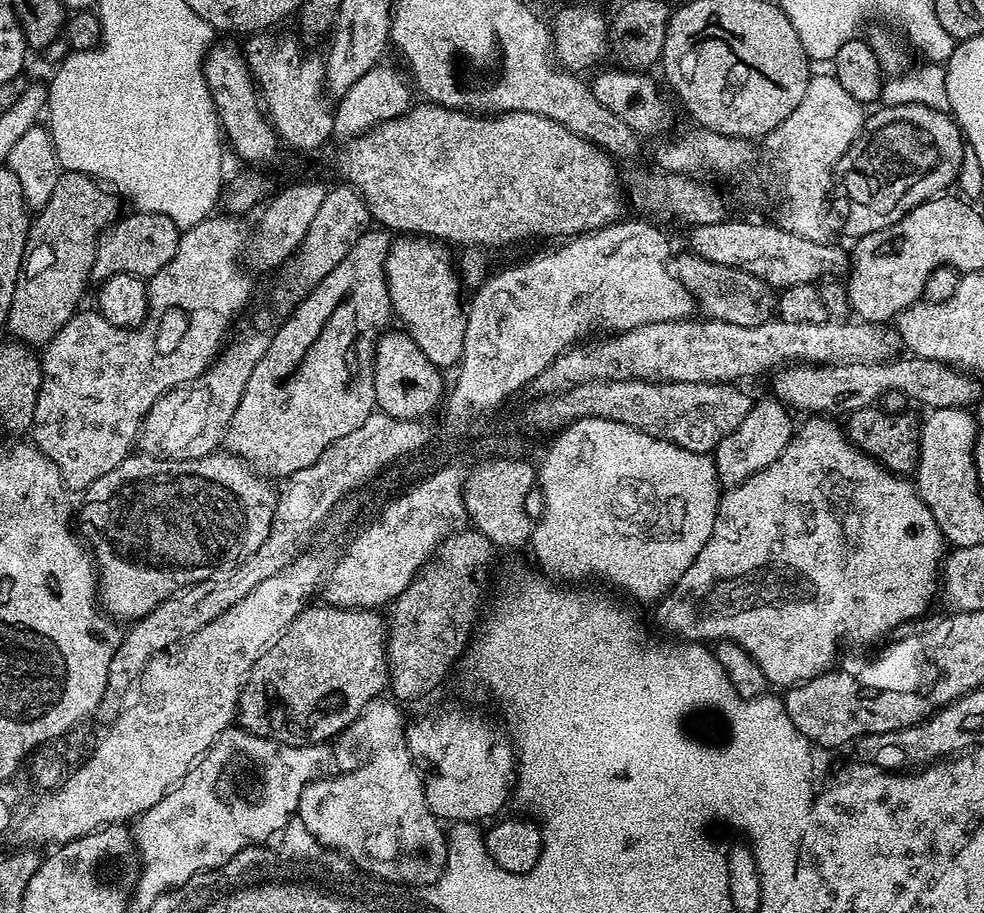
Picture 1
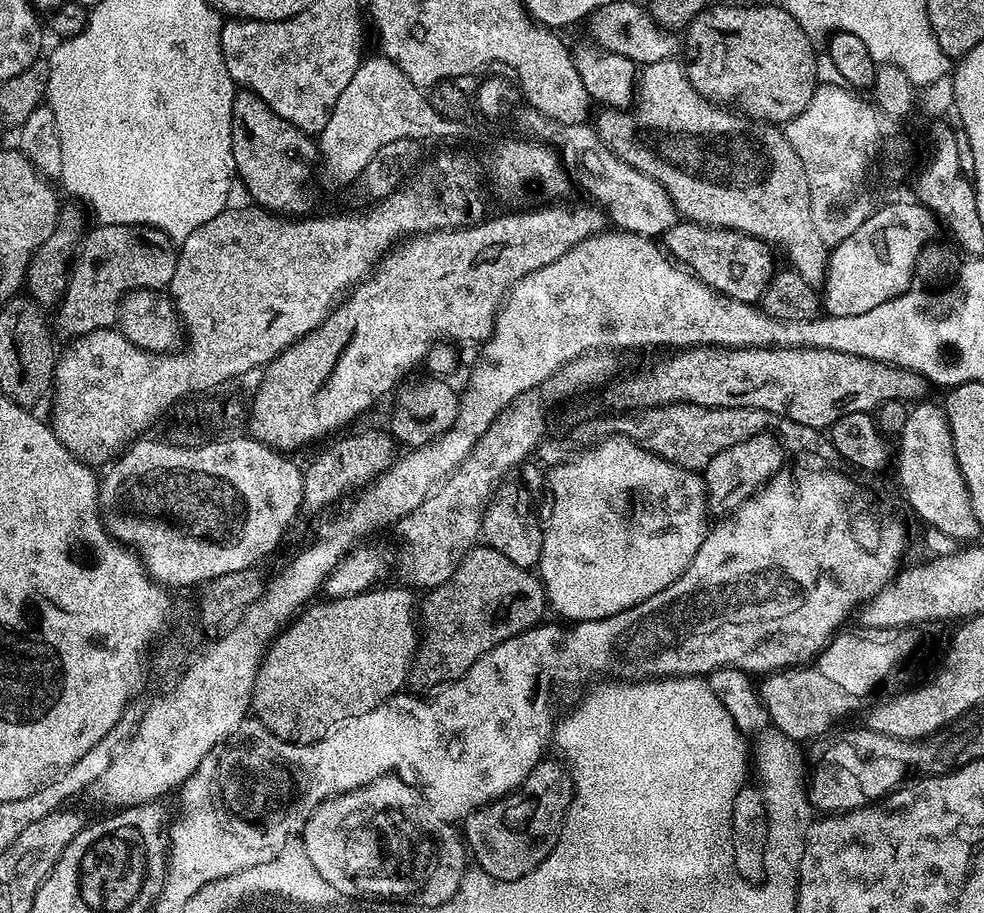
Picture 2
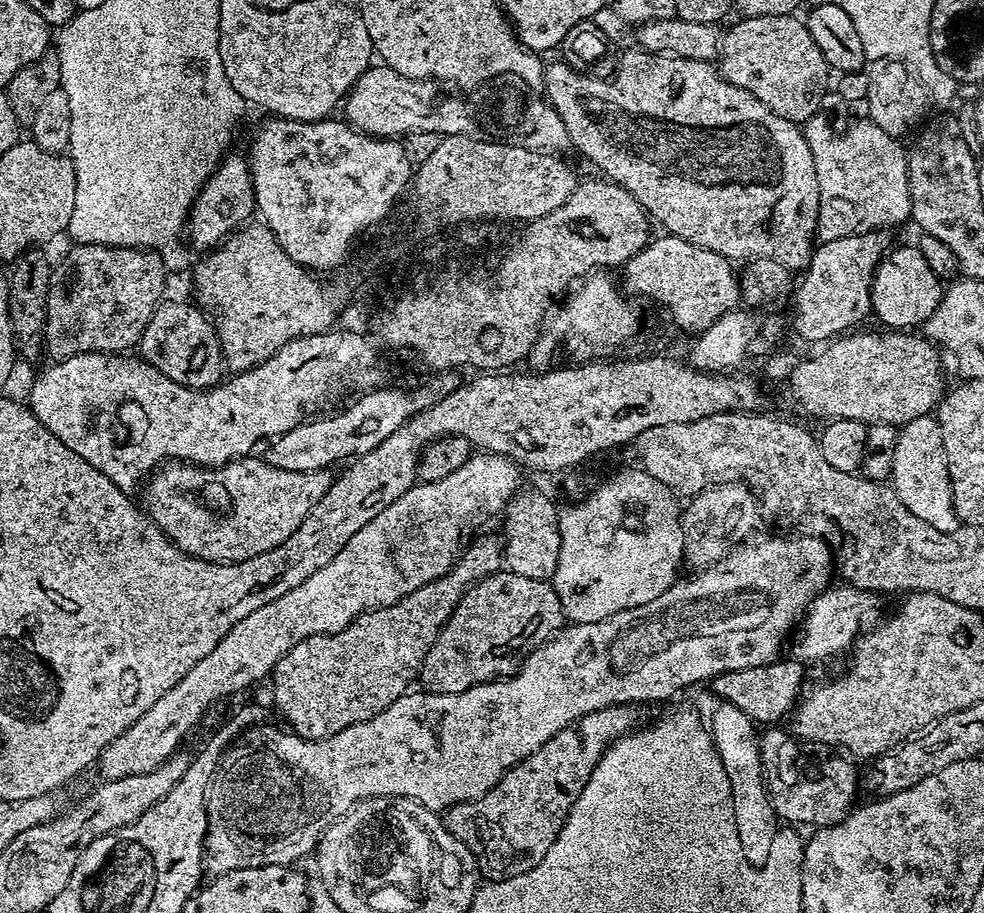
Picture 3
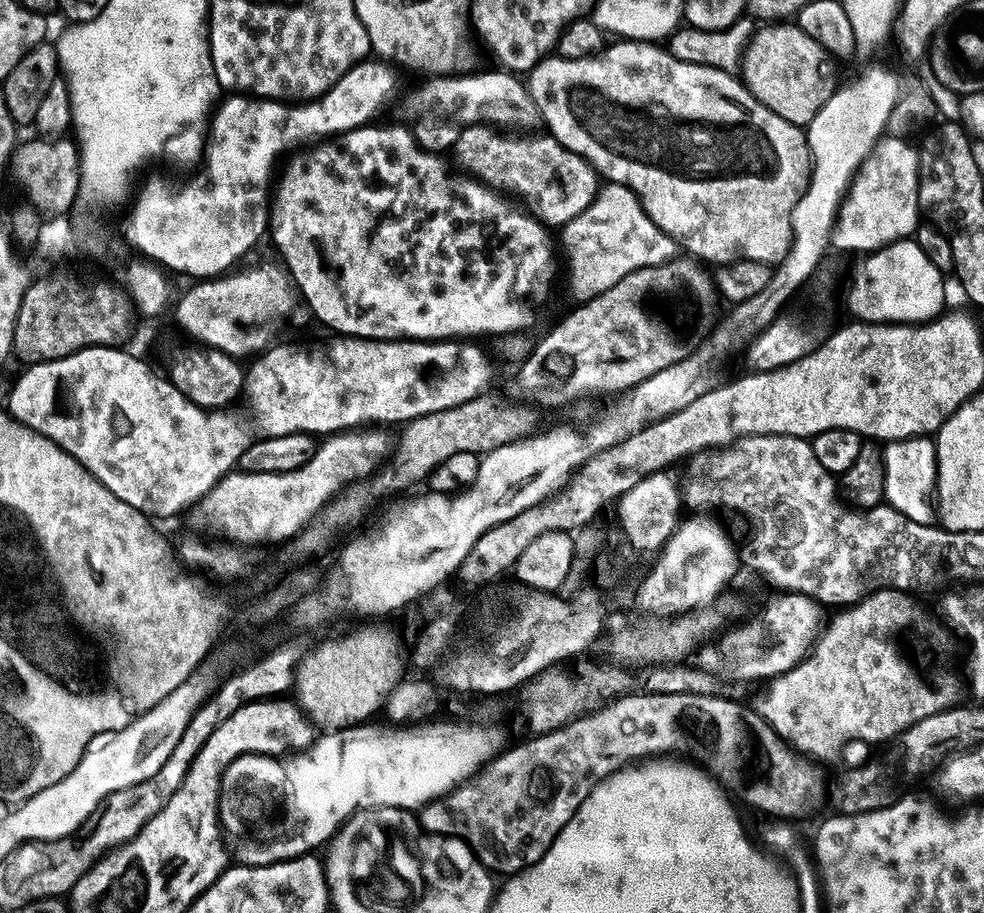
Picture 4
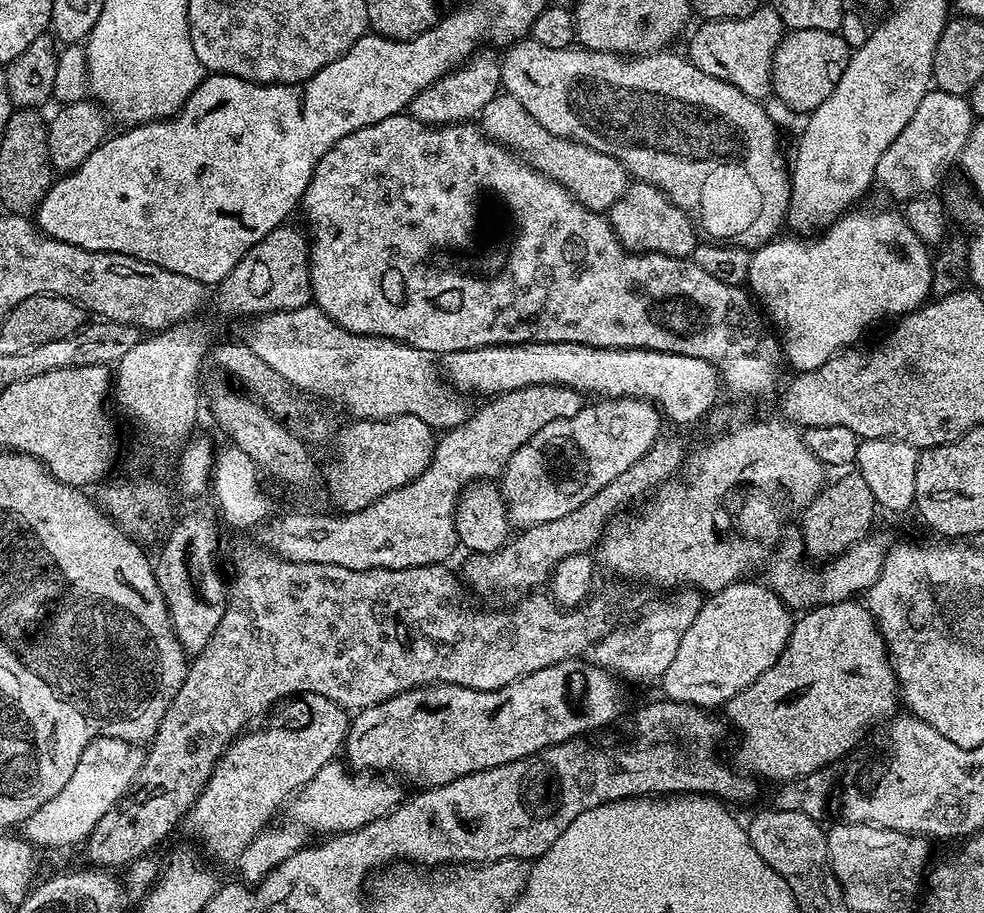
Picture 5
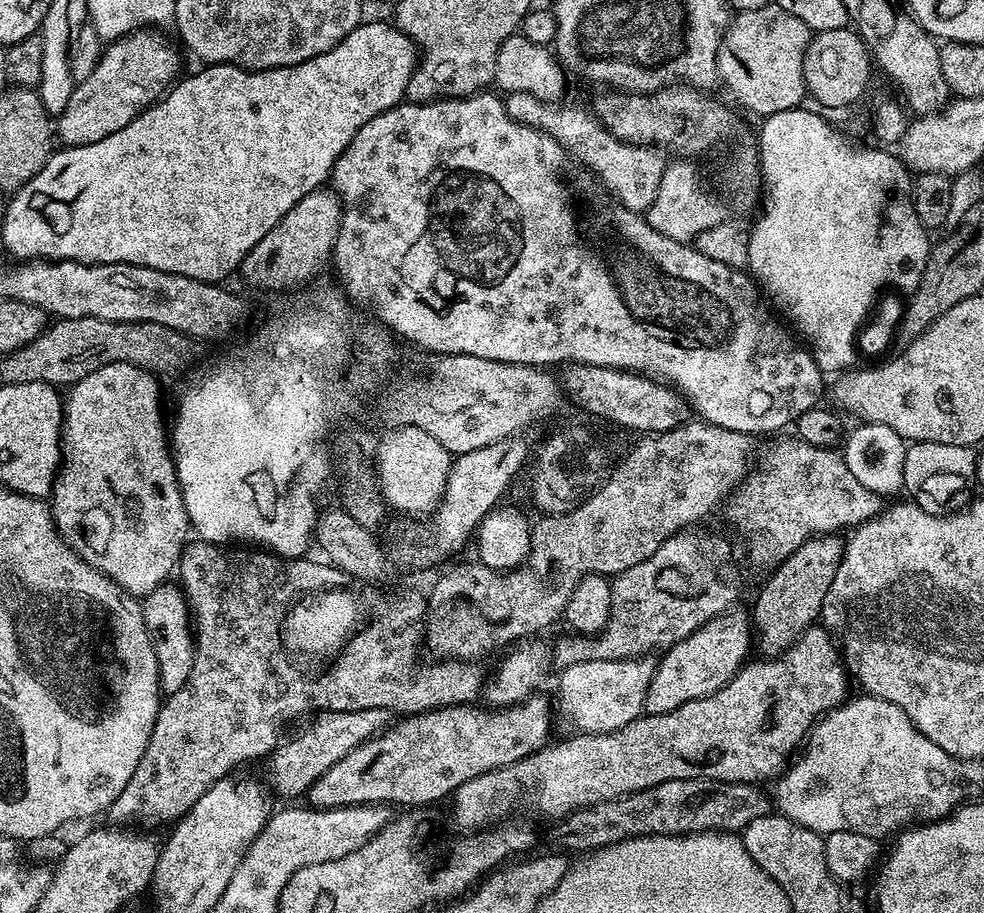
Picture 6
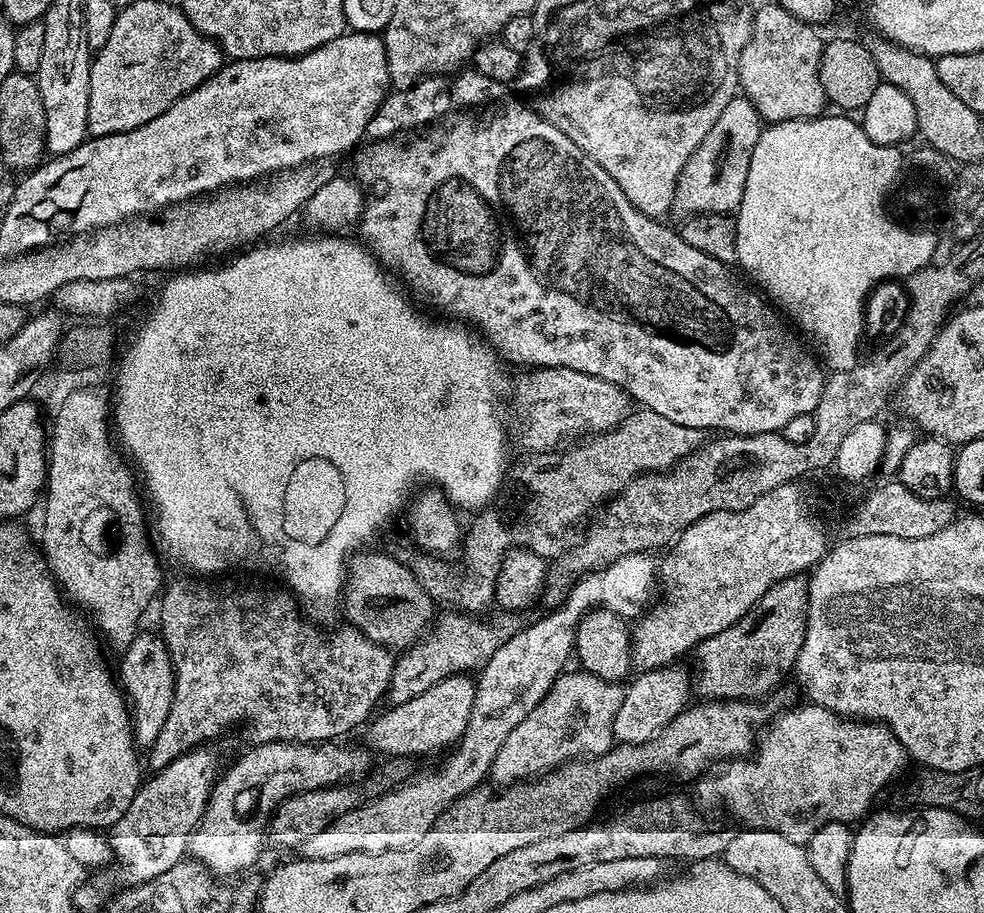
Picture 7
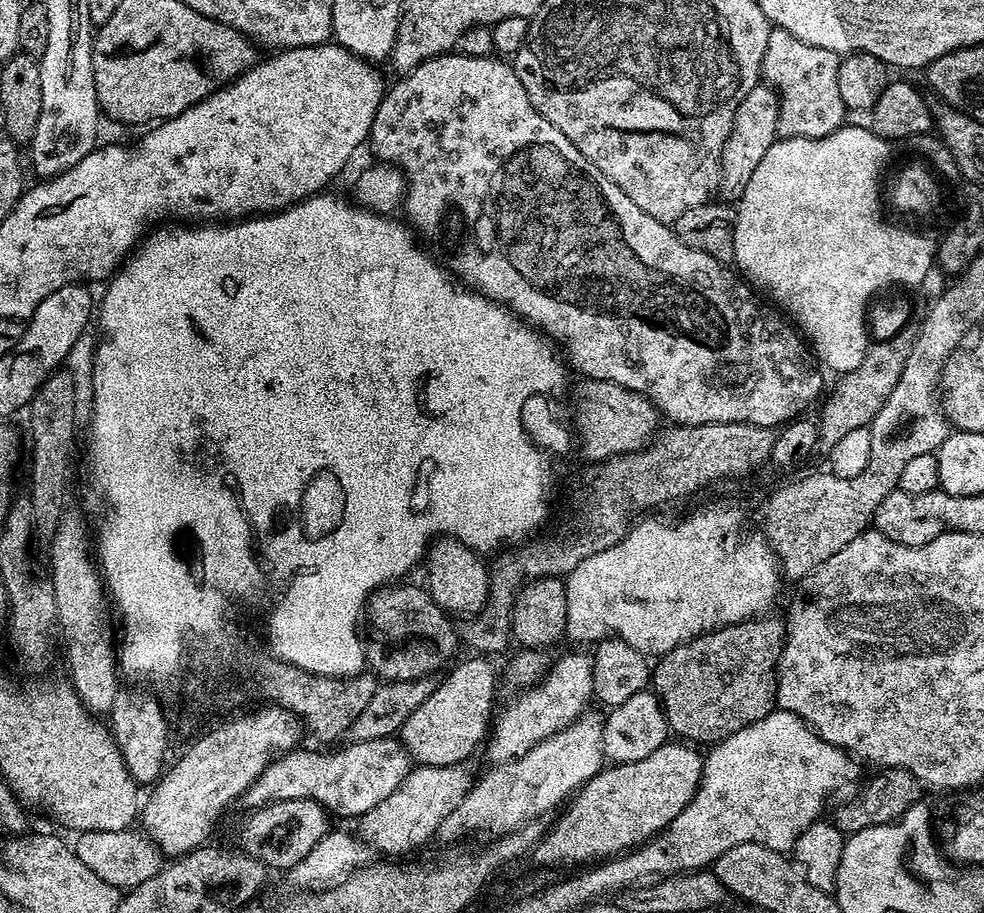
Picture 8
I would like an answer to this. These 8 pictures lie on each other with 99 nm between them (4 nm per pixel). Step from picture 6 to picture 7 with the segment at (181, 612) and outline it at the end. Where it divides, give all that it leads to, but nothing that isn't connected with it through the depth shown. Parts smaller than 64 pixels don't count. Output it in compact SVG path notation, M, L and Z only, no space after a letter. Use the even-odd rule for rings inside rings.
M145 630L139 631L130 647L123 649L118 668L118 683L128 701L132 718L132 738L141 749L151 749L152 743L166 723L166 714L174 702L176 672L172 669L172 658L159 635L152 636Z

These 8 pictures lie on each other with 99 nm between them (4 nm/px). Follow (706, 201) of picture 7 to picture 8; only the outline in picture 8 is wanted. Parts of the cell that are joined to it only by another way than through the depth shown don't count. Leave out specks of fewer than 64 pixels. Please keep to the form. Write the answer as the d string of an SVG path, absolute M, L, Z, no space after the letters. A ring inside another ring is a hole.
M760 82L750 90L750 94L746 94L746 98L738 106L732 132L724 140L724 150L720 154L720 187L718 192L719 195L724 195L721 197L725 201L739 201L740 196L746 190L746 182L750 182L754 170L758 170L758 162L762 162L766 150L770 150L772 143L778 139L779 123L780 105L777 93L767 83Z

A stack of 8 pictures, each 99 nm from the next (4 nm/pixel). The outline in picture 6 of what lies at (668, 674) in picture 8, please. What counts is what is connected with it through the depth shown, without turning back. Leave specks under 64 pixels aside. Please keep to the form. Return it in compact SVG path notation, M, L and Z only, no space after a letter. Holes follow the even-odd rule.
M833 535L804 540L796 551L771 571L774 573L759 592L752 616L757 629L754 632L754 644L757 649L760 647L761 657L783 656L784 651L819 619L822 602L843 556L843 543L837 540Z

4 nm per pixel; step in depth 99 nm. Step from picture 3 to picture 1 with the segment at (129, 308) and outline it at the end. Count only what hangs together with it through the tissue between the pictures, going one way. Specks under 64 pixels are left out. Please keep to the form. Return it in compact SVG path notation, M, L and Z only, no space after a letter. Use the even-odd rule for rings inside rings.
M129 211L129 216L121 215L112 221L100 237L96 239L96 253L92 267L92 280L99 282L114 274L130 274L141 278L151 278L176 256L181 228L166 214L157 212Z

